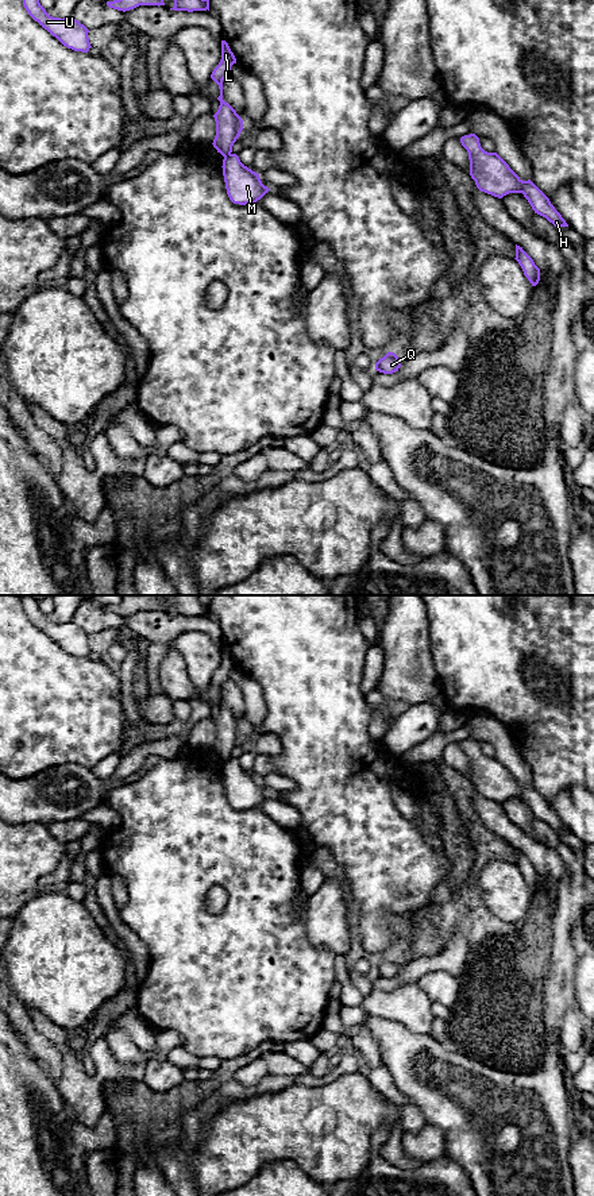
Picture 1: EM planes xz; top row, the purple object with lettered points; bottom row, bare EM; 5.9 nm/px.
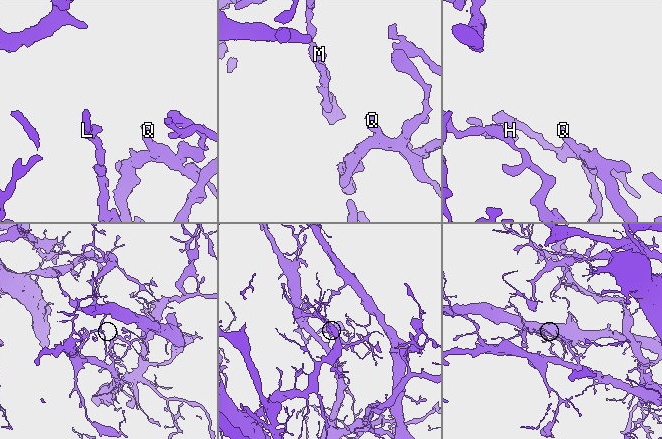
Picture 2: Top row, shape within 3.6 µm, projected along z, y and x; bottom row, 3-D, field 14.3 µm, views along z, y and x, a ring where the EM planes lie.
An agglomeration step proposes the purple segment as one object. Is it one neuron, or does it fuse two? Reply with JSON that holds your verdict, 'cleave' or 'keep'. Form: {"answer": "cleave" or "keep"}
{"answer": "cleave"}

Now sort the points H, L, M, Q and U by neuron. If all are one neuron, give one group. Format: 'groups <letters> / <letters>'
groups H L / M Q U

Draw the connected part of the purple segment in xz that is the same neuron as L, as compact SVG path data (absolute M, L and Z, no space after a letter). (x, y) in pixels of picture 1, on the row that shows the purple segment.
M221 40L221 59L213 69L211 78L219 85L220 101L217 112L213 115L216 121L216 136L213 139L213 147L223 157L232 153L232 146L239 138L243 130L243 120L236 111L223 100L223 80L230 74L231 66L236 63L236 58L231 51L228 43Z

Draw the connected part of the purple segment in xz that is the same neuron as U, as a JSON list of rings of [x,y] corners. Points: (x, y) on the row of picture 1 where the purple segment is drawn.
[[[23,0],[23,7],[35,22],[68,49],[88,53],[92,47],[88,38],[89,30],[72,16],[53,18],[40,5],[39,0]]]

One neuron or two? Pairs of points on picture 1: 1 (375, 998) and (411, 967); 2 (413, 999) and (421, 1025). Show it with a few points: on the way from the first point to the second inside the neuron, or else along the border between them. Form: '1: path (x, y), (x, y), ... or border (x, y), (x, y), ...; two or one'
1: border (413, 983), (389, 991), (374, 986); two
2: path (413, 1006), (413, 1013), (417, 1018); one

